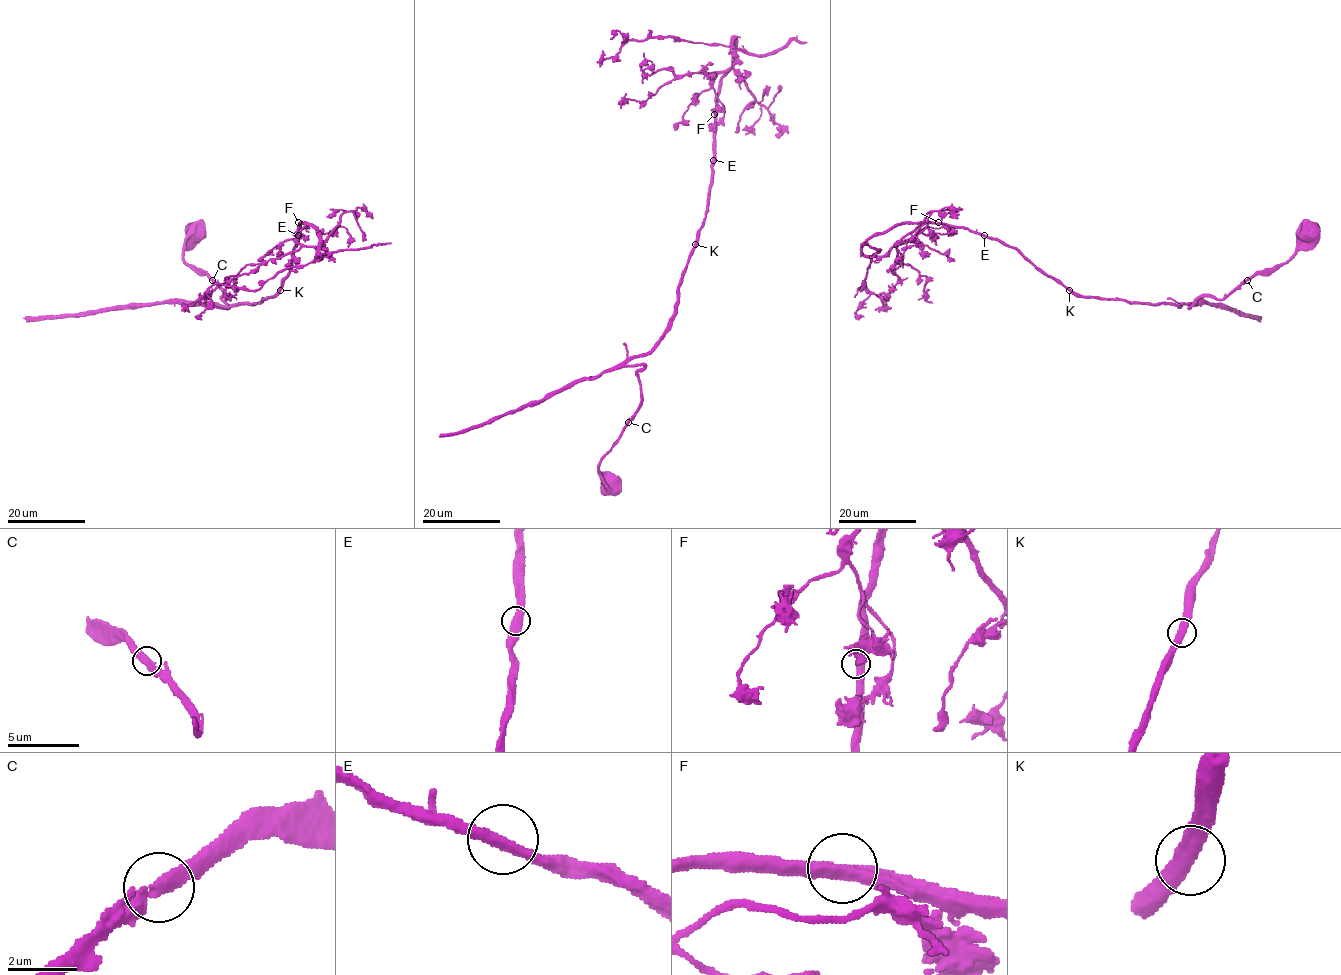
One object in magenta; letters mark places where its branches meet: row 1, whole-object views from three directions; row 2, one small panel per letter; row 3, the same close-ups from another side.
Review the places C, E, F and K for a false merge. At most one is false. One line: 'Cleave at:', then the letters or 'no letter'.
Cleave at: no letter

